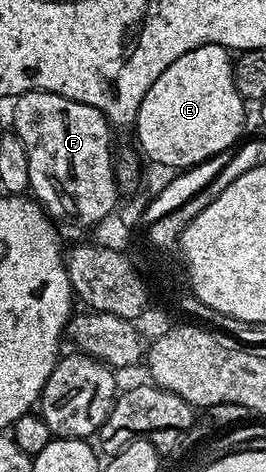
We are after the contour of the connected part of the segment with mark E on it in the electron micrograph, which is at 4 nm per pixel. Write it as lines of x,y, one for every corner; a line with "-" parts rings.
221,45
195,47
179,55
179,59
175,59
175,63
171,63
171,67
167,67
167,71
163,71
155,83
151,83
147,95
143,95
143,103
139,103
135,130
137,129
137,141
141,144
140,152
145,152
155,164
166,165
170,171
182,171
201,164
220,152
232,150
242,140
247,108
245,98
237,94
233,63
230,50

